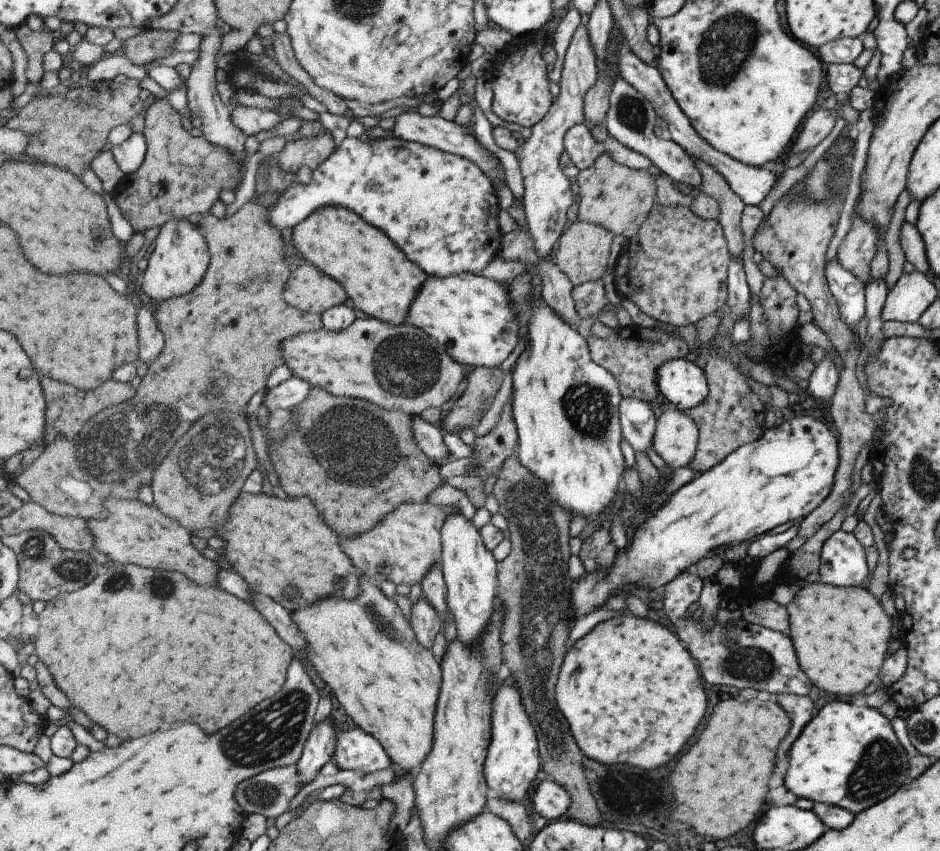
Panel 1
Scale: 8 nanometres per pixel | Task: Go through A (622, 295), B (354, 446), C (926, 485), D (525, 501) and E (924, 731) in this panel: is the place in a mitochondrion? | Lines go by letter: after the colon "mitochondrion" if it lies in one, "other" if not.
A: other
B: mitochondrion
C: mitochondrion
D: mitochondrion
E: mitochondrion

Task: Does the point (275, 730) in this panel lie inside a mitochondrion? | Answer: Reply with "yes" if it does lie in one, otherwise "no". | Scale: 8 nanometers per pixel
yes

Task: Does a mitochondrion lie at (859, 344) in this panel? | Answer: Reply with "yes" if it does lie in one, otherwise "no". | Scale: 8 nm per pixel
no

